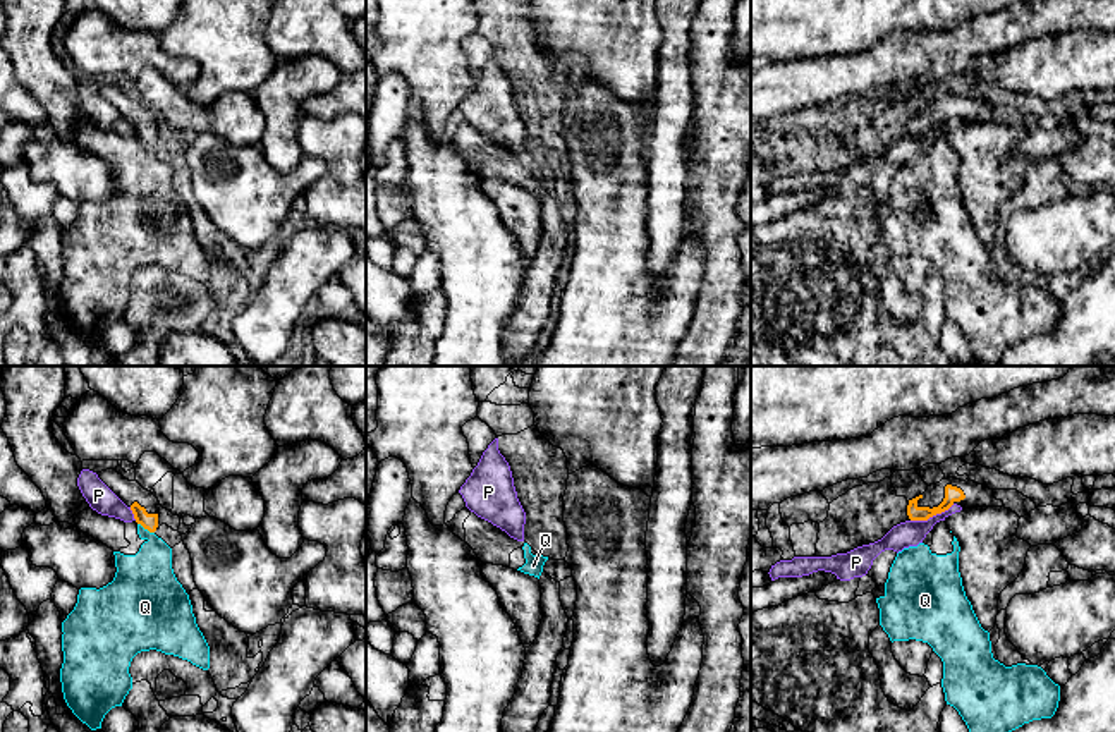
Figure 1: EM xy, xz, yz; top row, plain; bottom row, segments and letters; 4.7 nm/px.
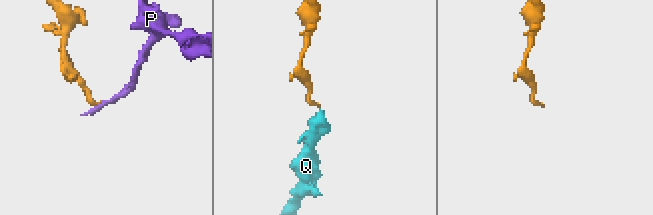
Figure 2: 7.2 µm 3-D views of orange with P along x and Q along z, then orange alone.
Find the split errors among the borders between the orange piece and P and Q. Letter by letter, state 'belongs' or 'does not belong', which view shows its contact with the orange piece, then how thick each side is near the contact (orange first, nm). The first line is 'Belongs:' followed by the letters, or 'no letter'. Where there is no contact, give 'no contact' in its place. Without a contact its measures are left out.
Belongs: no letter
P: does not belong; meets orange in yz; 80 nm thick on the orange side, 120 nm on the other
Q: does not belong; meets orange in xy; 80 nm thick on the orange side, 280 nm on the other

